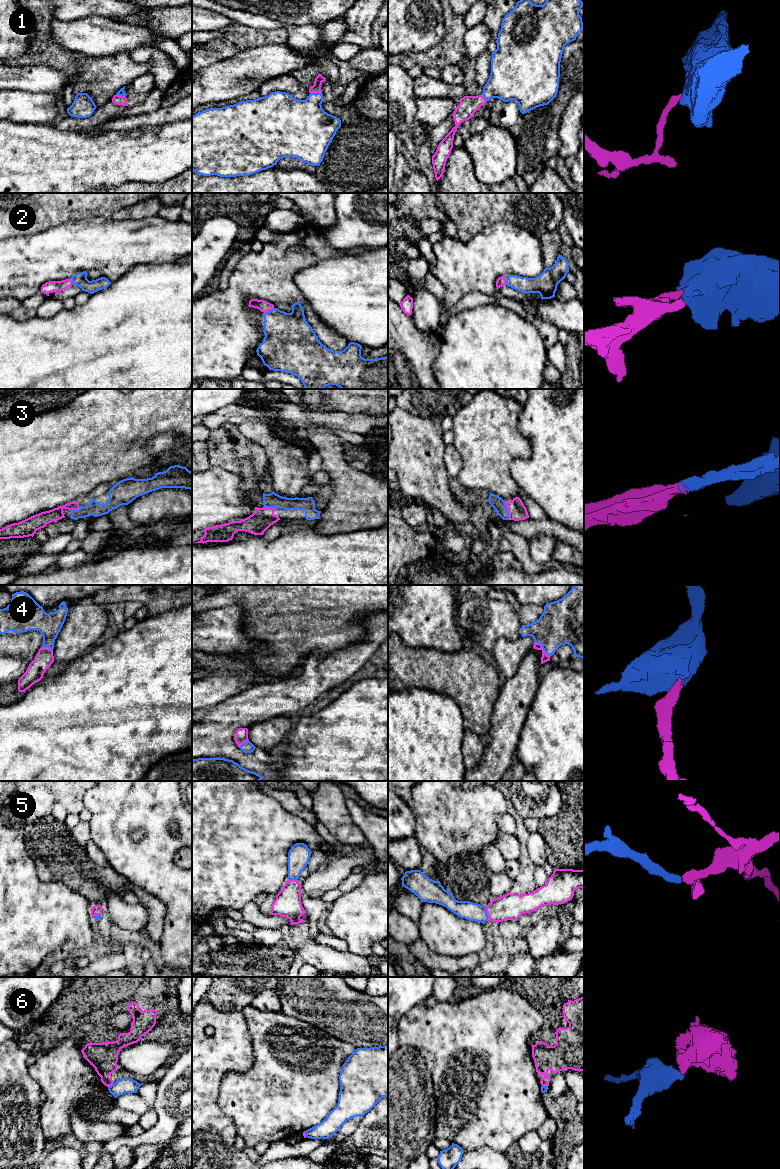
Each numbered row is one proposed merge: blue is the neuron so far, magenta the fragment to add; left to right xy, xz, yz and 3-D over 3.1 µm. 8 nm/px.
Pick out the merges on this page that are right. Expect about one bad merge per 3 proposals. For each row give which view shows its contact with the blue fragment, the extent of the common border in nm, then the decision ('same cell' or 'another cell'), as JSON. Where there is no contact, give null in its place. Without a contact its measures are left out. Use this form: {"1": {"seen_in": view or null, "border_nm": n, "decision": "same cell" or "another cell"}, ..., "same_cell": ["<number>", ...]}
{"1": {"seen_in": "xz", "border_nm": 100, "decision": "same cell"}, "2": {"seen_in": "xz", "border_nm": 90, "decision": "same cell"}, "3": {"seen_in": "yz", "border_nm": 160, "decision": "same cell"}, "4": {"seen_in": "yz", "border_nm": 170, "decision": "same cell"}, "5": {"seen_in": "yz", "border_nm": 100, "decision": "same cell"}, "6": {"seen_in": "xy", "border_nm": 60, "decision": "another cell"}, "same_cell": ["1", "2", "3", "4", "5"]}

